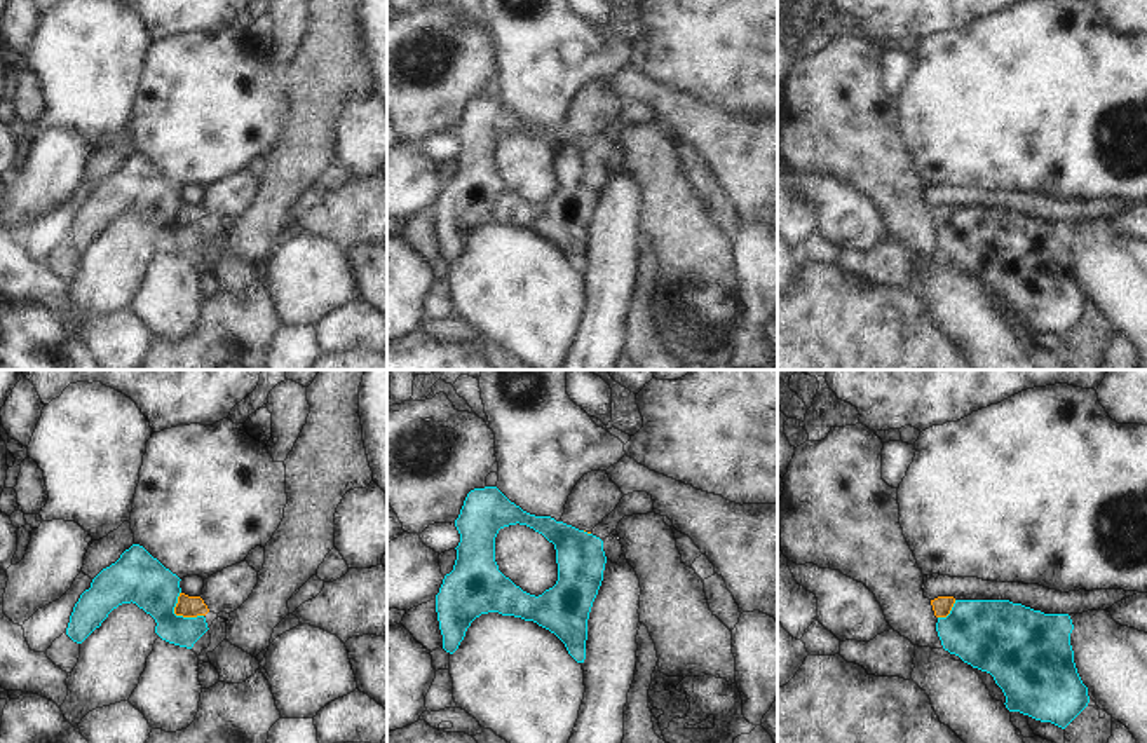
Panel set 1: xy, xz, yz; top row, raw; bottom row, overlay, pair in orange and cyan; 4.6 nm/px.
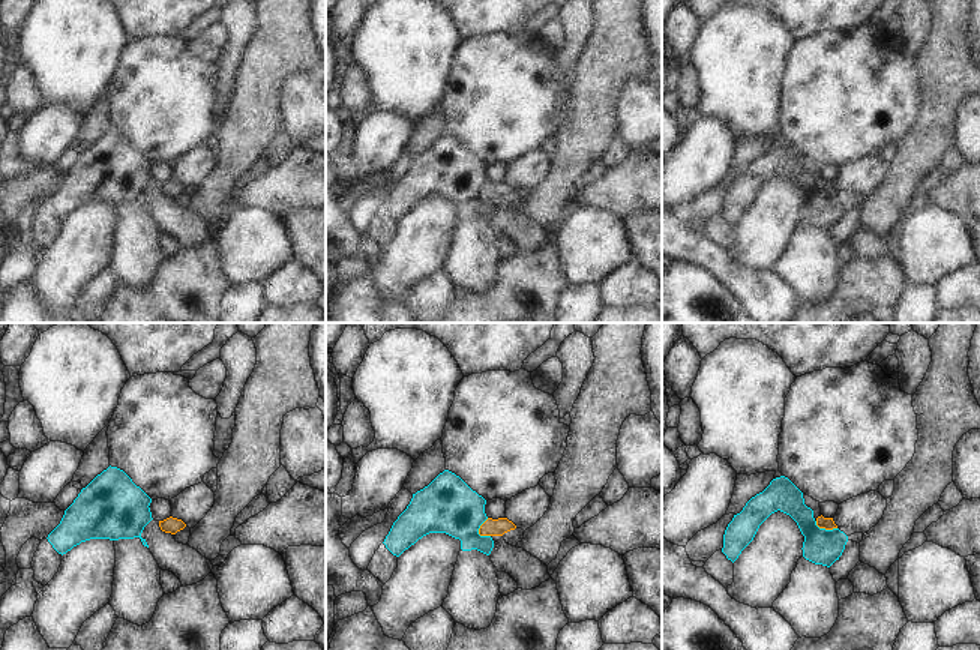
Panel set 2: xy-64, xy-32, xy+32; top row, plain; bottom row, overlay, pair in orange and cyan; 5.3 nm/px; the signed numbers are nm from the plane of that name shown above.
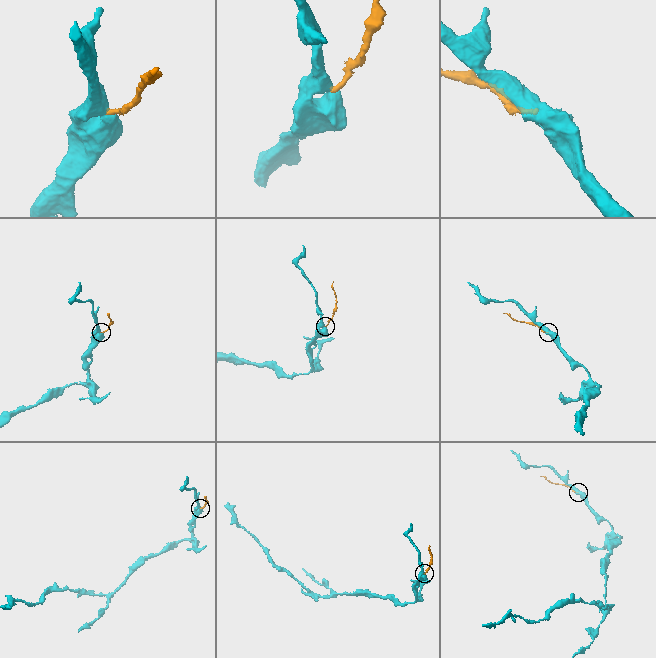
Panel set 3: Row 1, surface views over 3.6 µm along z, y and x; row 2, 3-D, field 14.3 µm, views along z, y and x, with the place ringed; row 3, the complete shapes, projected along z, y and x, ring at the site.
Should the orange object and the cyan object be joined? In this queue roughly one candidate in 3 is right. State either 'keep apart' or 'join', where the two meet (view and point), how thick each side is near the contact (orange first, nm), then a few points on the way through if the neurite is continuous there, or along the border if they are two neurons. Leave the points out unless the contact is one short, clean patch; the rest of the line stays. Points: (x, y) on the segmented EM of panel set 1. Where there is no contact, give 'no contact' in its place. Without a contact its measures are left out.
keep apart; contact xy (178, 614); calibres 100 and 240 nm; border xy (180, 592), (175, 613), (180, 616), (203, 616)

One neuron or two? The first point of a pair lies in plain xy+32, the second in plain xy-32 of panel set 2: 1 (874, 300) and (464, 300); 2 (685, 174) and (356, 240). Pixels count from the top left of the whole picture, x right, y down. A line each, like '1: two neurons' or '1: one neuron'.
1: one neuron
2: two neurons

